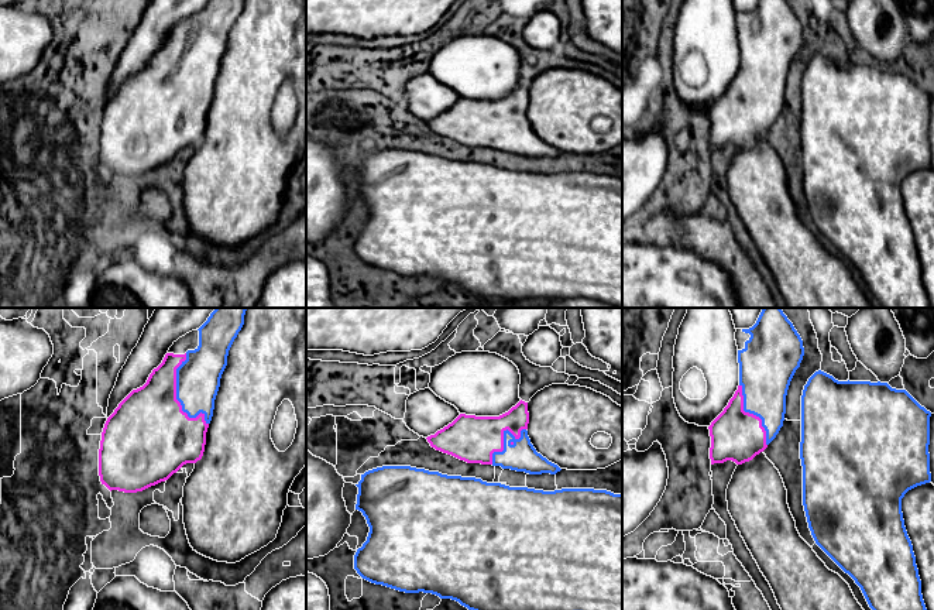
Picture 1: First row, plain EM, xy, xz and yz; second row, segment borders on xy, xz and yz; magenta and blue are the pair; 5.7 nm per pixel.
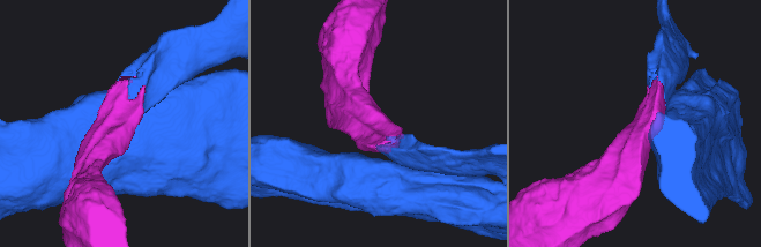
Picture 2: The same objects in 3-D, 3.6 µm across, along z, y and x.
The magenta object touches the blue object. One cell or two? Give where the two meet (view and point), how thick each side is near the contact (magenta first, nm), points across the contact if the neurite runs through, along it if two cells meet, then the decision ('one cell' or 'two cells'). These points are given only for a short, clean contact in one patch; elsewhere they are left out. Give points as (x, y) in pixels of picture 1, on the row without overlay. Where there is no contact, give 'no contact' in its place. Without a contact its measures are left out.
meets magenta in xy at (175, 81); 460 nm thick on the magenta side, 260 nm on the other; one cell

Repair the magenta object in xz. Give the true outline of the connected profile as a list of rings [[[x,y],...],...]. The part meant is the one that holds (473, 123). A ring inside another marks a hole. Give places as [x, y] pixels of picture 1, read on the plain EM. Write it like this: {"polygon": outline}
{"polygon": [[[519,85],[499,100],[460,97],[427,120],[436,134],[467,147],[501,150],[529,158],[556,158],[562,152],[536,136],[528,120],[528,86]]]}

